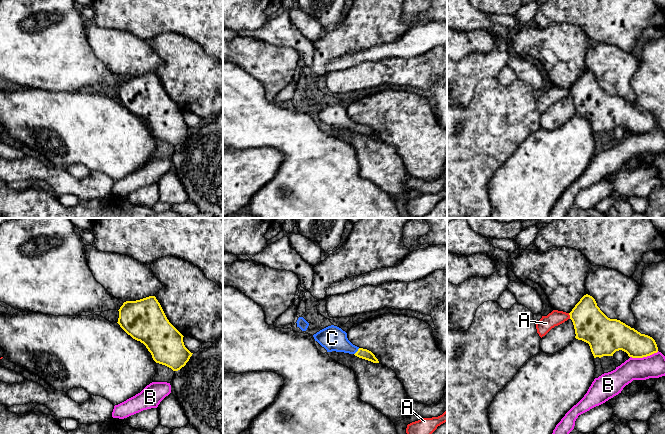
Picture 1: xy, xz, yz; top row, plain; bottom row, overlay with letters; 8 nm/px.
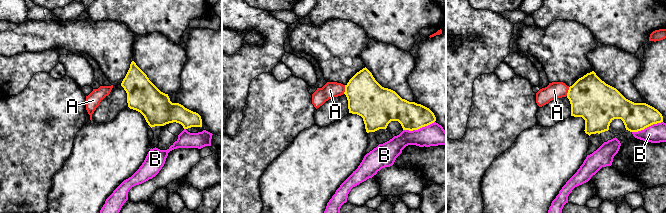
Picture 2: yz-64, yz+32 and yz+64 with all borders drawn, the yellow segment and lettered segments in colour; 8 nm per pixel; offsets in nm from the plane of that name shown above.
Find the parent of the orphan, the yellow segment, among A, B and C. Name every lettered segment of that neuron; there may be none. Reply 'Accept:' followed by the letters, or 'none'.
Accept: C

